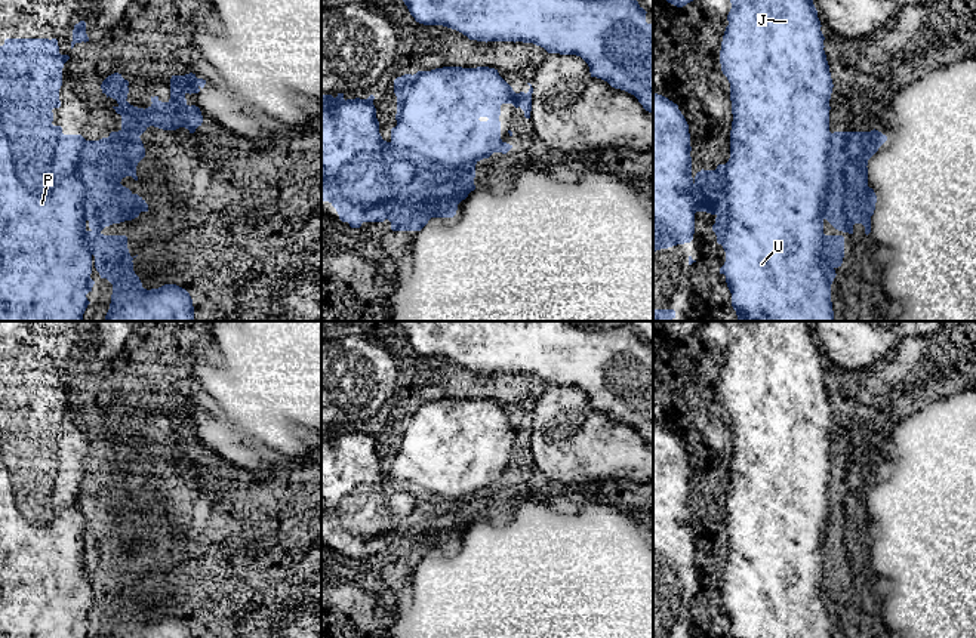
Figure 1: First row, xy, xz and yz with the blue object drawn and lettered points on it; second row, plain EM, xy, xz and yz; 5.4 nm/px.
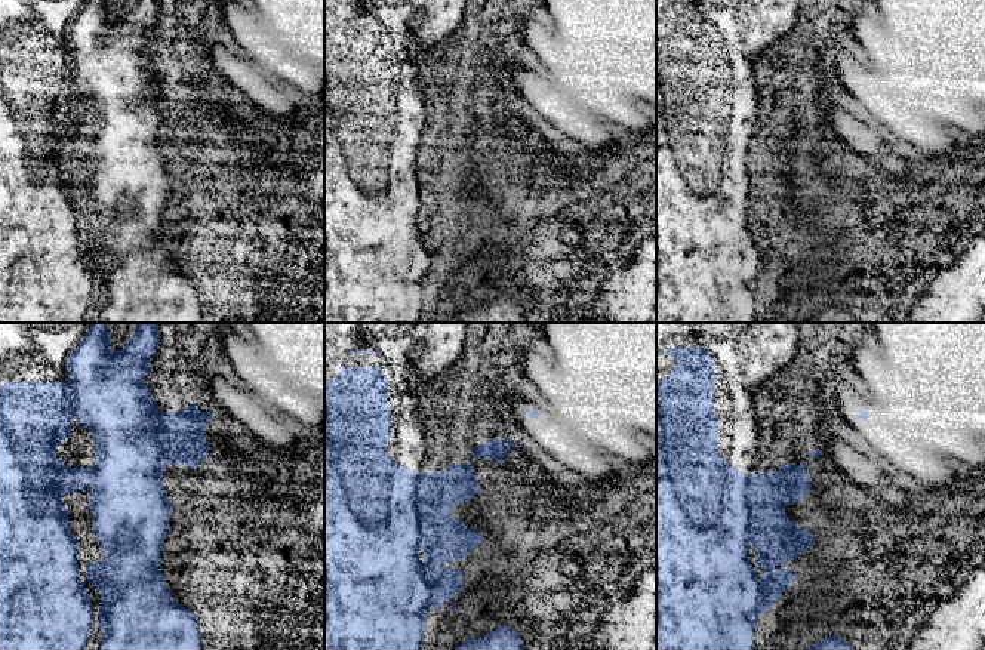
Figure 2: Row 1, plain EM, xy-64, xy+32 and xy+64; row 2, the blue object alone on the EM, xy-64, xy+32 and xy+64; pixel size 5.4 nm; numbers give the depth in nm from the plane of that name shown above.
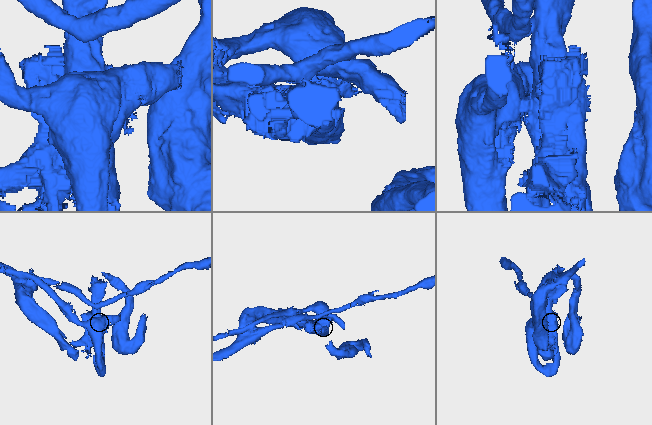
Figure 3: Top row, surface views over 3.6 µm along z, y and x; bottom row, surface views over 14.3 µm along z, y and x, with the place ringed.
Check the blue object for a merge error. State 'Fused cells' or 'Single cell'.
Fused cells

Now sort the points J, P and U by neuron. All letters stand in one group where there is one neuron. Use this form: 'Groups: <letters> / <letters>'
Groups: J U / P

